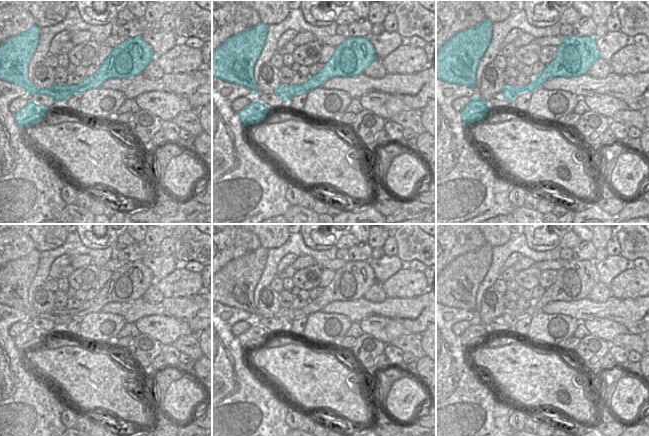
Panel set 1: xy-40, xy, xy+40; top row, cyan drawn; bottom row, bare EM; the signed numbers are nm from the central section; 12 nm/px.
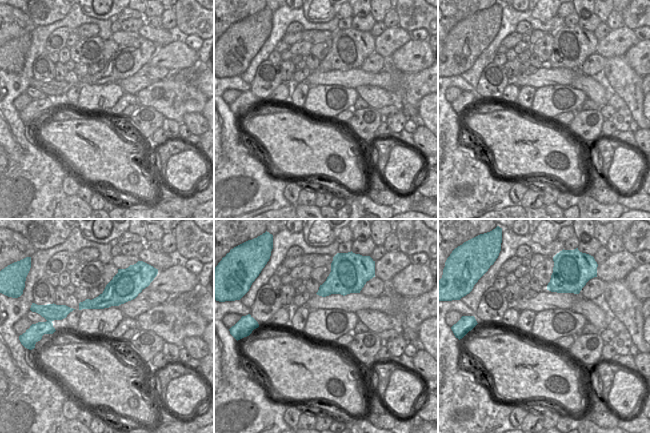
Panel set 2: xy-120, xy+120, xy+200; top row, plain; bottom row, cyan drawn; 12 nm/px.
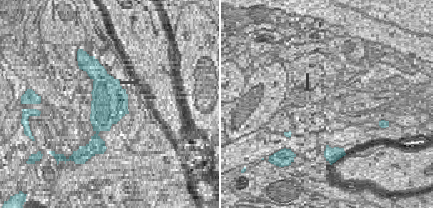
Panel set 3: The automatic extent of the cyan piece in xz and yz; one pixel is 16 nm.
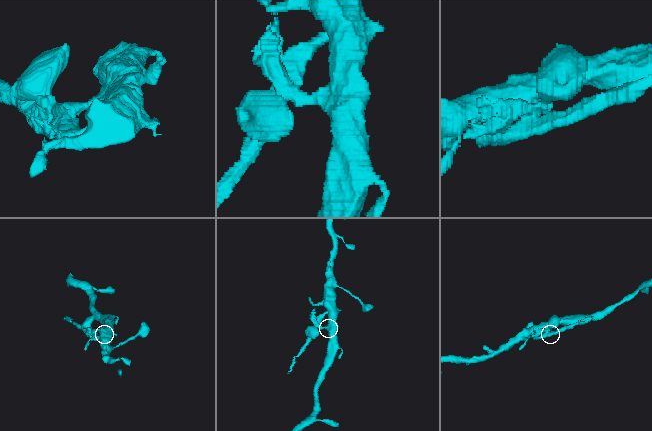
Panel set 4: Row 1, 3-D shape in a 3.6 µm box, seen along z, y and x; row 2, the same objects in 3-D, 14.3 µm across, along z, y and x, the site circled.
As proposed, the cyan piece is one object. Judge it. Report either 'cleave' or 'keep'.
cleave

